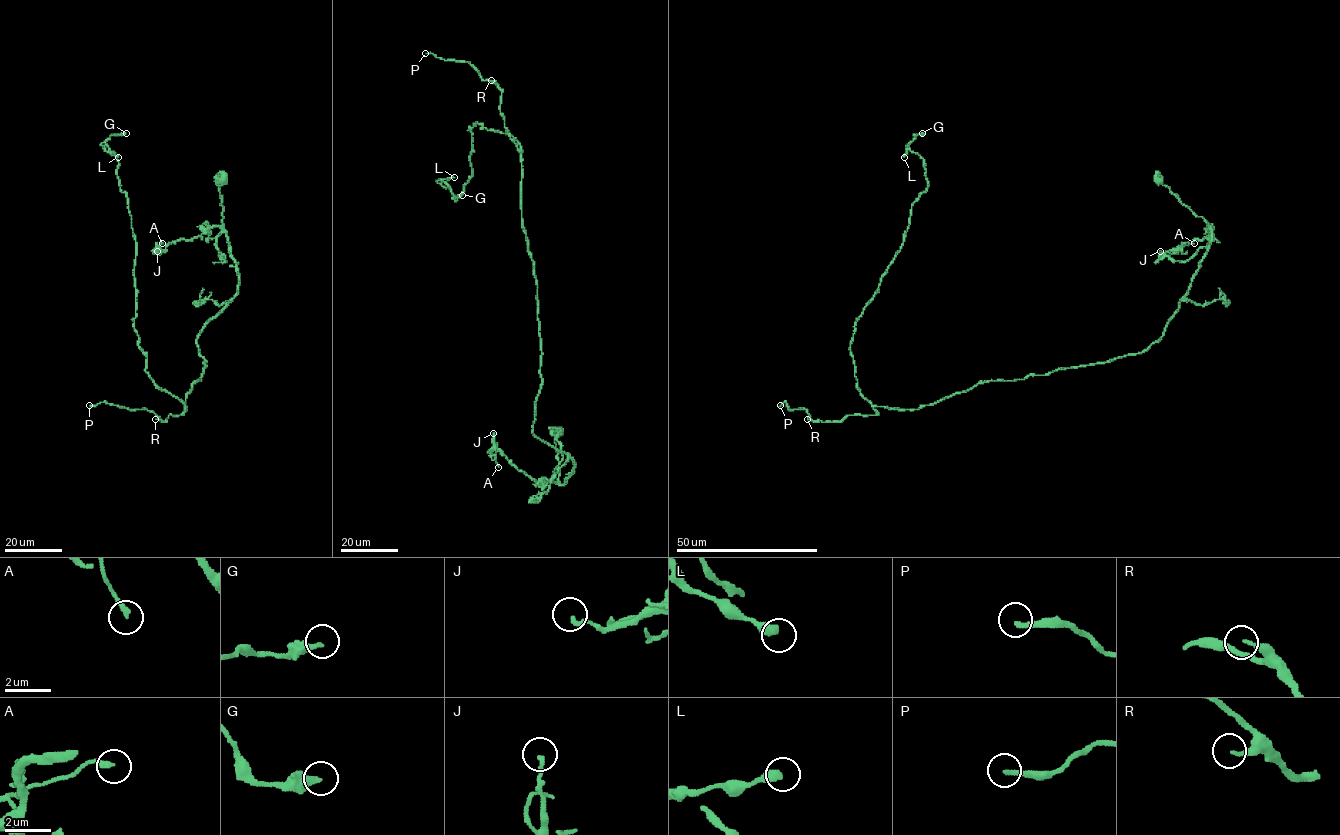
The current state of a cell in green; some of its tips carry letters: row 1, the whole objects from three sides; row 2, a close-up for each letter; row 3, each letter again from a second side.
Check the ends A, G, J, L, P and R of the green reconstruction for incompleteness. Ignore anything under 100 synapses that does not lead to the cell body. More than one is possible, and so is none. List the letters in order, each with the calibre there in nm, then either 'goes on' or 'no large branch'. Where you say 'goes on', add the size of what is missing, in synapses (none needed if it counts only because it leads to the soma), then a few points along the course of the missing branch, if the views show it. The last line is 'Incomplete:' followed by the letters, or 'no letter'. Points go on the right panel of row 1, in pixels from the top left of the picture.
A: calibre 220 nm; no large branch
G: calibre 360 nm; no large branch
J: calibre 170 nm; no large branch
L: calibre 400 nm; no large branch
P: calibre 220 nm; goes on; 100 synapses
R: calibre 200 nm; no large branch
Incomplete: P

